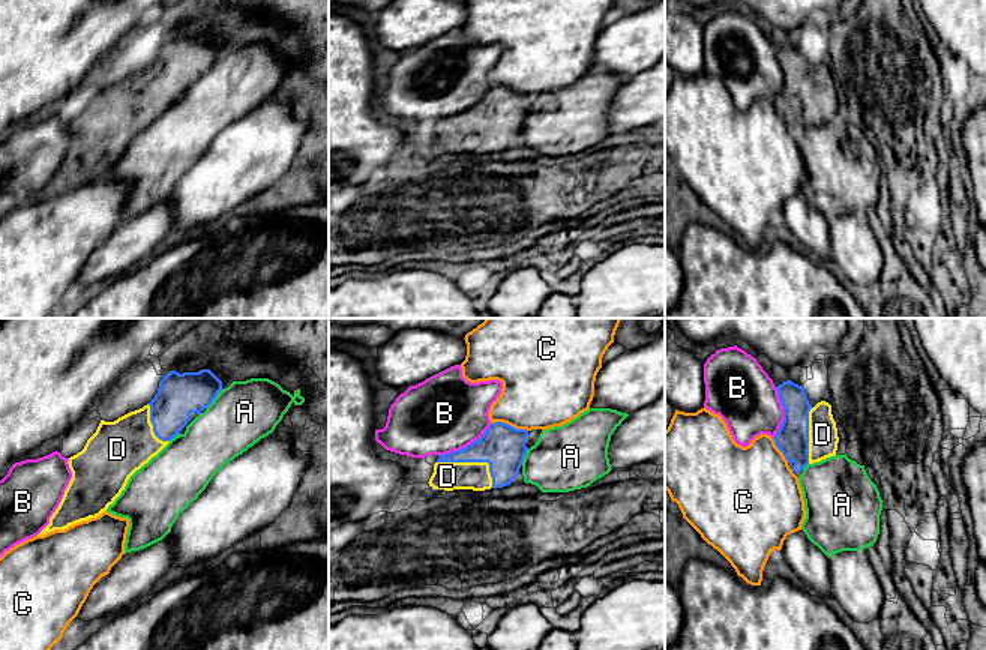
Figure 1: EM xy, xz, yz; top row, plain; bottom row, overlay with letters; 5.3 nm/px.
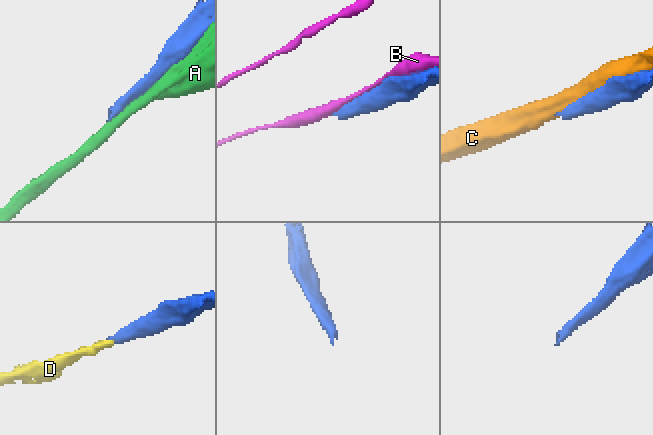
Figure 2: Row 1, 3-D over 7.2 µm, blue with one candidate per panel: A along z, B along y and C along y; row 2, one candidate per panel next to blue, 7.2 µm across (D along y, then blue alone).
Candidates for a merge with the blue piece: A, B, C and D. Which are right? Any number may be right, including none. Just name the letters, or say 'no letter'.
D

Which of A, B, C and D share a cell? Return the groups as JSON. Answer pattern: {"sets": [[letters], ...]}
{"sets": [["A"], ["B"], ["C"], ["D"]]}

